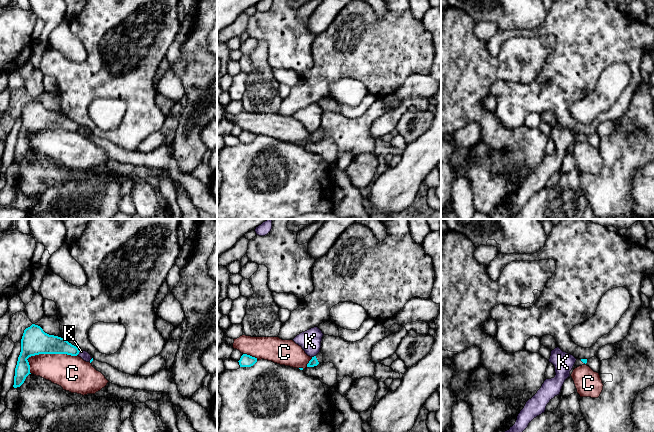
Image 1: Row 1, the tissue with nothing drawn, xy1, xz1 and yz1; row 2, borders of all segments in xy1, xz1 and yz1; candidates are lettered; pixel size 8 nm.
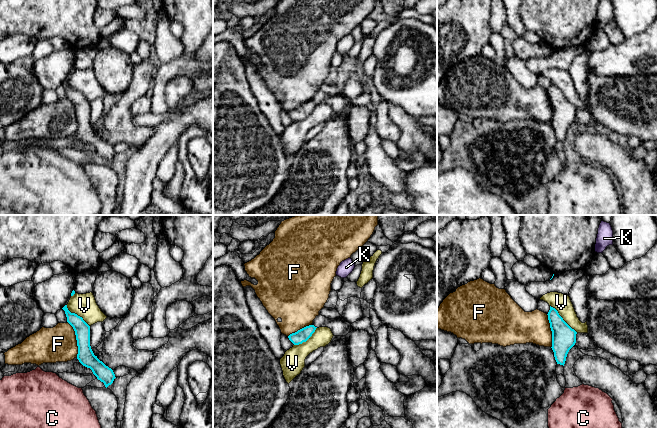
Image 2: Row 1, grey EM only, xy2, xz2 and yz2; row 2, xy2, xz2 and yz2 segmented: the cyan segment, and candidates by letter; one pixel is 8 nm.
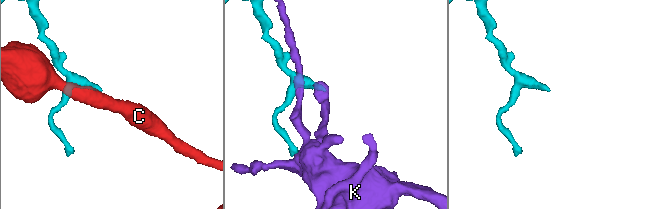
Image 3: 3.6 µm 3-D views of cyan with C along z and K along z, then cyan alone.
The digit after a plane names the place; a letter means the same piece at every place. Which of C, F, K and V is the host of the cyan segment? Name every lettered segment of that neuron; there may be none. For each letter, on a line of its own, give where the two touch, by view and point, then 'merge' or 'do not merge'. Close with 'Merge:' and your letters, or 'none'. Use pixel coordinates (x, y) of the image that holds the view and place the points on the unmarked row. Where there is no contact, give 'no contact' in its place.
C: contact xy1 (45, 129); do not merge
F: contact xy2 (76, 115); do not merge
K: contact xy1 (79, 127); do not merge
V: contact yz2 (562, 95); do not merge
Merge: none

